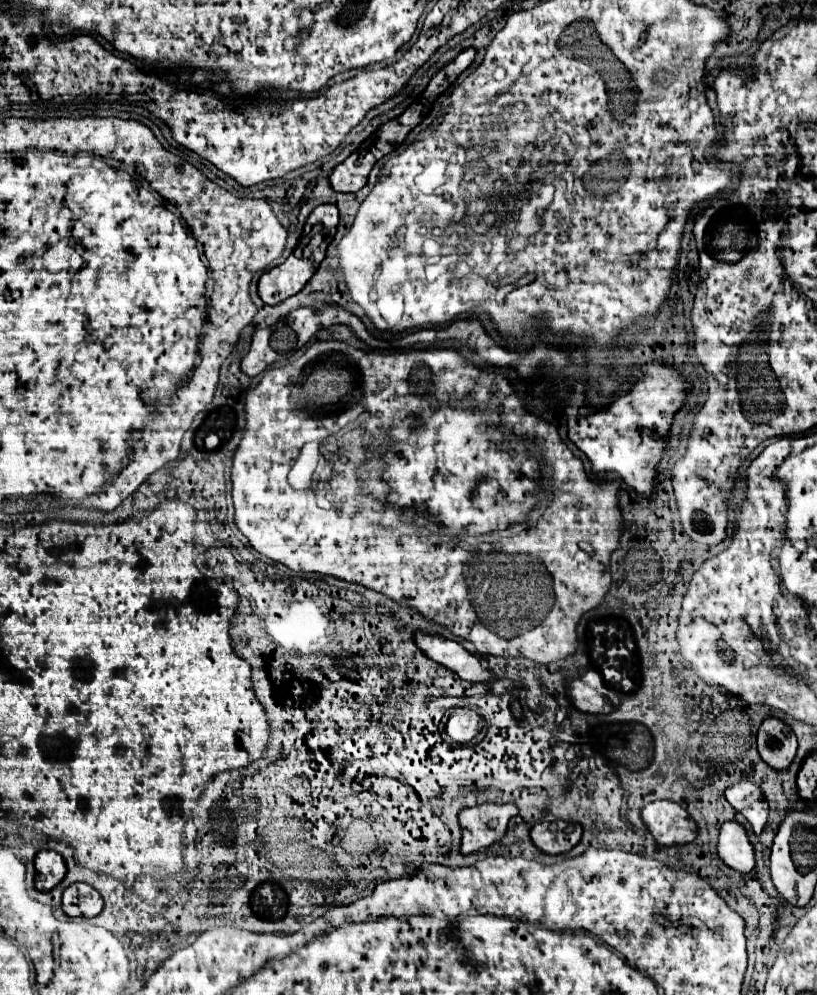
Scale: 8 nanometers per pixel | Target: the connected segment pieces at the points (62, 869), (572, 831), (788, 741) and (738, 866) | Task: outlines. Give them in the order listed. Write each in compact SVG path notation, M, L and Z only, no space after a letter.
M43 849L35 855L35 869L37 869L37 875L35 875L37 891L51 891L55 885L61 883L61 879L67 873L63 857L59 853L47 851L47 849Z
M553 821L553 823L537 823L531 829L531 839L537 847L547 853L565 853L571 851L581 839L581 825Z
M767 717L757 733L757 749L759 755L773 769L785 769L795 757L797 737L789 725L785 725L777 717Z
M727 821L719 833L719 857L735 871L749 873L755 867L755 851L747 831L737 821Z

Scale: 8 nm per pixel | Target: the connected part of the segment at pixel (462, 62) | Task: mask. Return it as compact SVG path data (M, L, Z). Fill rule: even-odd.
M468 48L453 63L449 63L445 69L459 69L459 73L463 71L463 67L469 67L473 62L476 55L476 50L474 48Z

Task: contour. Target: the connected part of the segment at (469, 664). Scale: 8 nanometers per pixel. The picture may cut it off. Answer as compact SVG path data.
M417 633L415 639L417 639L417 645L421 647L421 651L429 653L433 661L445 665L447 669L457 673L463 681L477 683L477 681L493 679L493 673L483 669L479 659L475 655L471 655L469 651L465 651L459 643L443 639L443 637L423 635L423 633Z

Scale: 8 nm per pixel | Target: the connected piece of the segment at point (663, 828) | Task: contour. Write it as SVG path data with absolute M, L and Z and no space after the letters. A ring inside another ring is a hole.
M653 801L643 807L641 815L643 815L647 829L653 833L659 845L683 845L683 839L691 841L697 837L697 823L689 817L689 813L681 805L673 801Z

